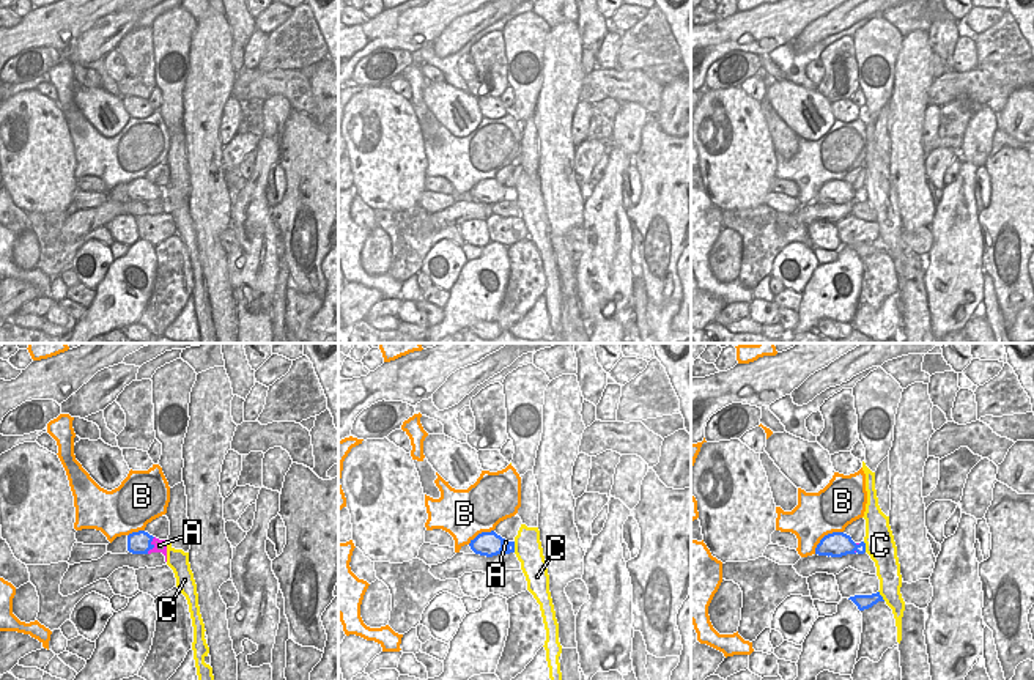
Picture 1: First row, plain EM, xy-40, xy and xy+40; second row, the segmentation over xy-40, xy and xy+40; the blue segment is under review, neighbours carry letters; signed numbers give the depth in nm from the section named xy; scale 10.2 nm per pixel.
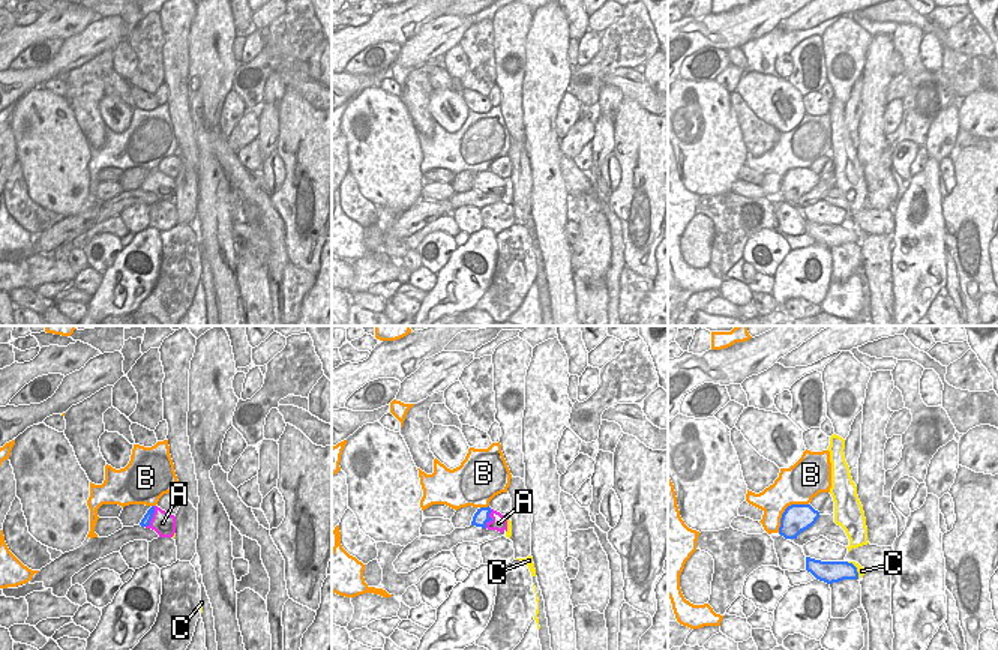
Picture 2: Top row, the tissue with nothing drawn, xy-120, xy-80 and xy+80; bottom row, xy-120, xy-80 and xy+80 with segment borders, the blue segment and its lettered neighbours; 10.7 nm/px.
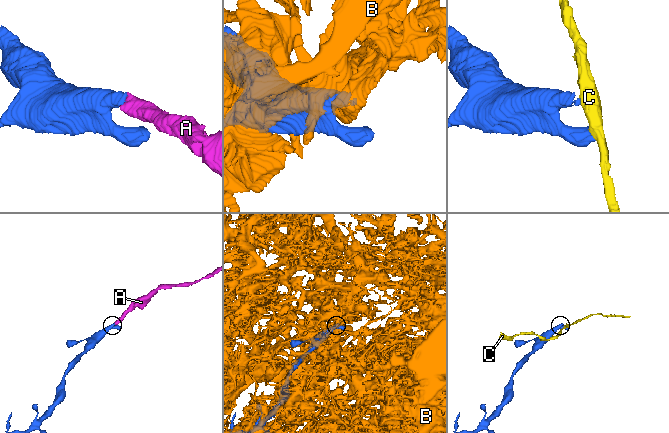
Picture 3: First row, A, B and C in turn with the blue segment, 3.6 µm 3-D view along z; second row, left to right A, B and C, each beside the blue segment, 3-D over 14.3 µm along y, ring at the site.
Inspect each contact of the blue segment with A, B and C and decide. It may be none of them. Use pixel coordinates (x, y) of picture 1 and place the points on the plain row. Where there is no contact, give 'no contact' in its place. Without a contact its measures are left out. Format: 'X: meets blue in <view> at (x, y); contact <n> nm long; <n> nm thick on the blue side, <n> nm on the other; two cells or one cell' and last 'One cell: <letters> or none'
A: meets blue in xy-40 at (151, 192); contact 190 nm long; 220 nm thick on the blue side, 130 nm on the other; one cell
B: meets blue in xy+40 at (825, 183); contact 380 nm long; 260 nm thick on the blue side, 440 nm on the other; two cells
C: meets blue in xy at (513, 194); contact 110 nm long; 240 nm thick on the blue side, 280 nm on the other; two cells
One cell: A

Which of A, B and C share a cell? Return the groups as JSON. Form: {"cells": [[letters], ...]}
{"cells": [["A"], ["B"], ["C"]]}

